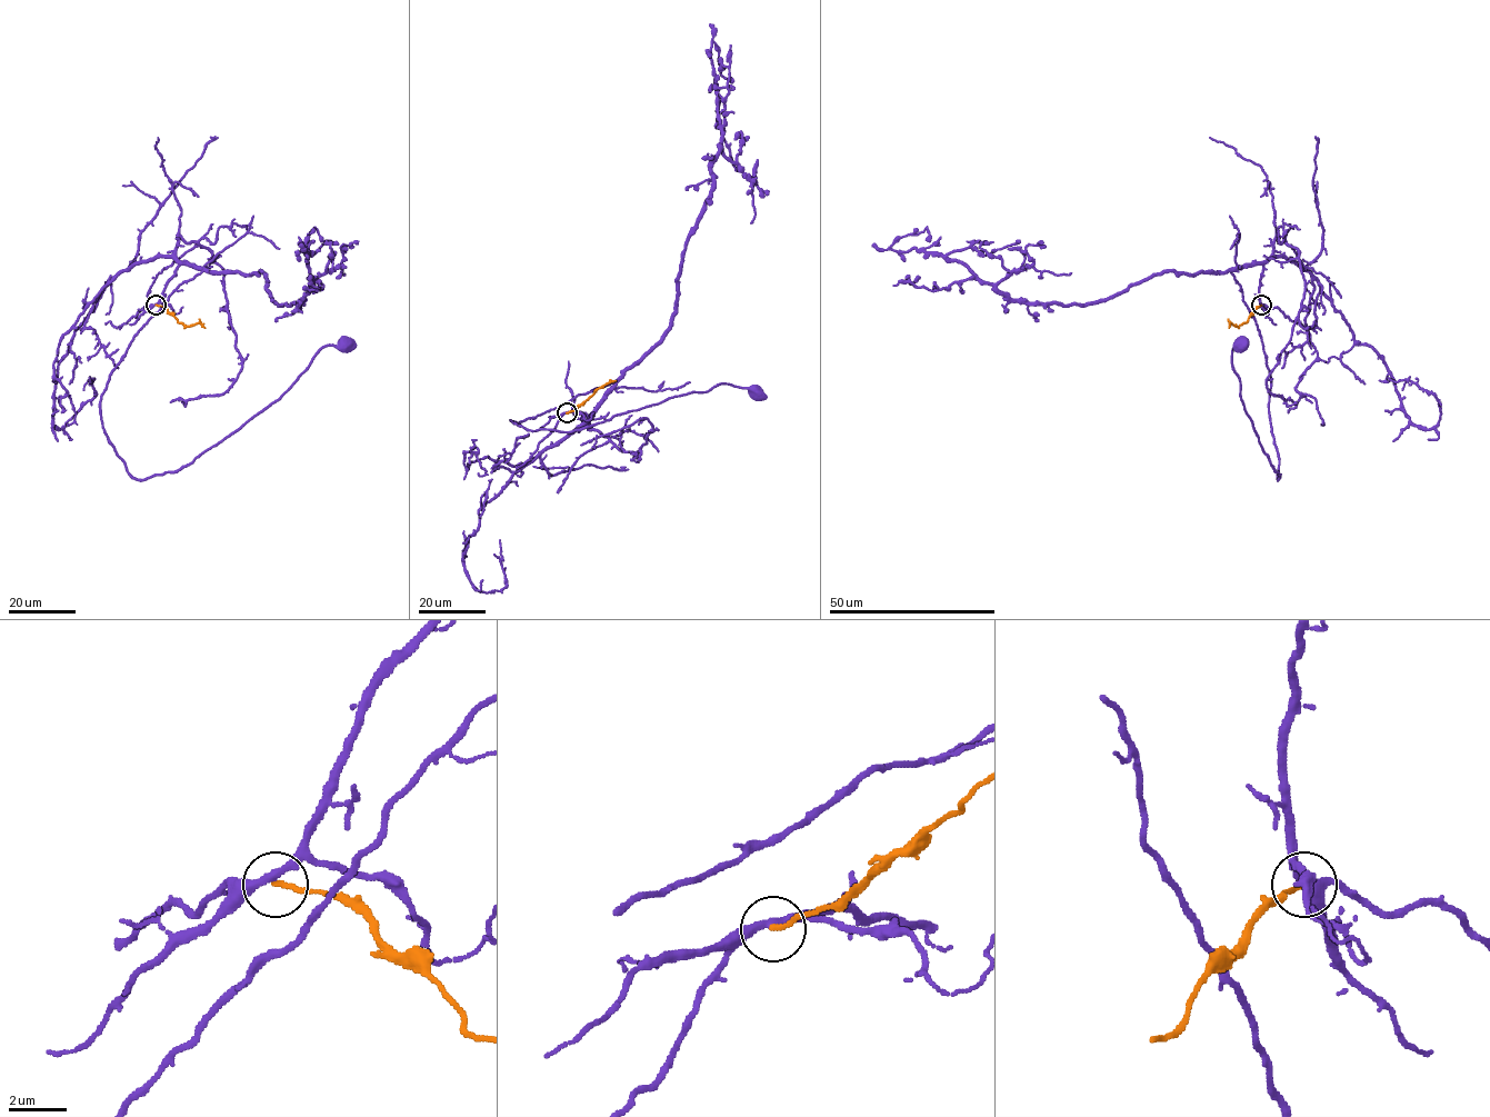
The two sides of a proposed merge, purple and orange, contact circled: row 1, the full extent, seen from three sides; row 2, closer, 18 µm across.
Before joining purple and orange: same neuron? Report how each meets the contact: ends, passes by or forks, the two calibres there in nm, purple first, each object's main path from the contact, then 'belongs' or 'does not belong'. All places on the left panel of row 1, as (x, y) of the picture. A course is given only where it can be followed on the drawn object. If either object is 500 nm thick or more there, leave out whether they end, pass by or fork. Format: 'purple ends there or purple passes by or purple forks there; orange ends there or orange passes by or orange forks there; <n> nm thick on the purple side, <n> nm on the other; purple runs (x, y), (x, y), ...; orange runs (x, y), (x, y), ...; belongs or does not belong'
purple passes by; orange ends there; 280 nm thick on the purple side, 180 nm on the other; purple runs (156, 305), (179, 265), (203, 270), (133, 338), (101, 397), (108, 440), (141, 480), (186, 467), (342, 342); orange runs (156, 305), (162, 306), (186, 326), (199, 322), (204, 328); does not belong

